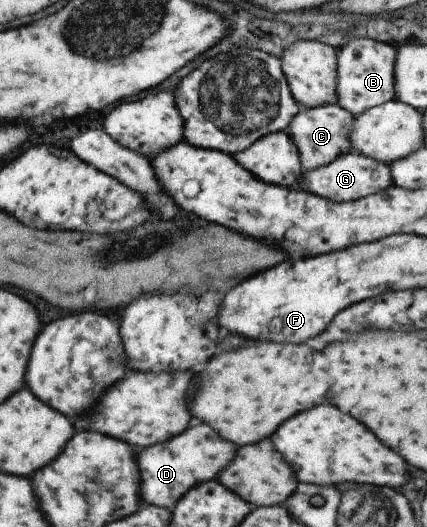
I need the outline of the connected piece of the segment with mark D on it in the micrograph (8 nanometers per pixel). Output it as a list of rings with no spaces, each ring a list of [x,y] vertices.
[[[192,425],[171,440],[144,449],[137,449],[141,475],[141,497],[145,505],[154,504],[173,510],[177,501],[198,484],[217,479],[237,454],[237,445],[222,439],[210,425]]]

